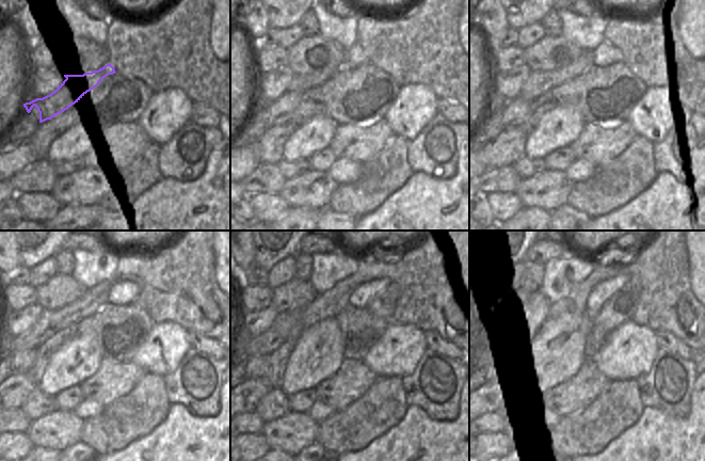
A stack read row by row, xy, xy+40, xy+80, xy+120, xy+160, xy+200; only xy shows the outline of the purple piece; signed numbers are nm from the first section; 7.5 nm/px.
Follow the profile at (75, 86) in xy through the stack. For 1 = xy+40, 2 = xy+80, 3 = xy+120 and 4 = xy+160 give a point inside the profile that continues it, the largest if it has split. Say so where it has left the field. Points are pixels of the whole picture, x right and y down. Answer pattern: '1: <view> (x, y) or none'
1: xy+40 (279, 111)
2: xy+80 (516, 112)
3: xy+120 (21, 362)
4: xy+160 (258, 366)

